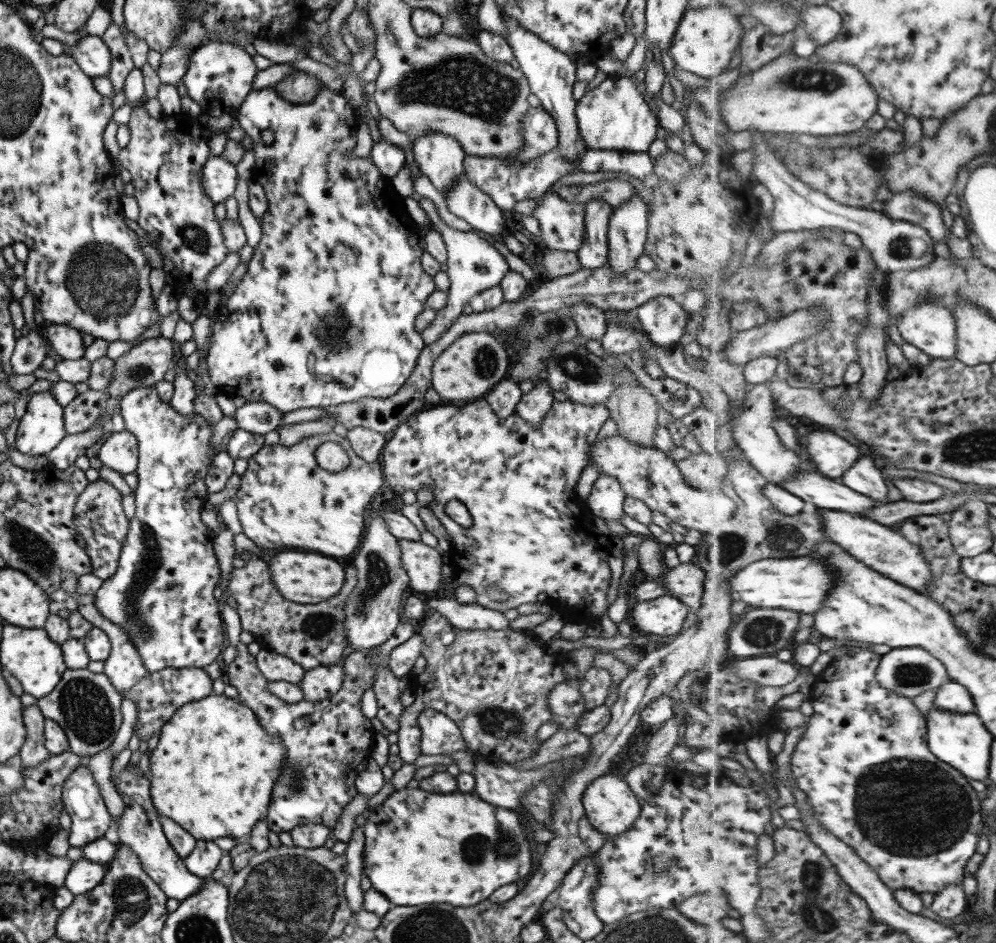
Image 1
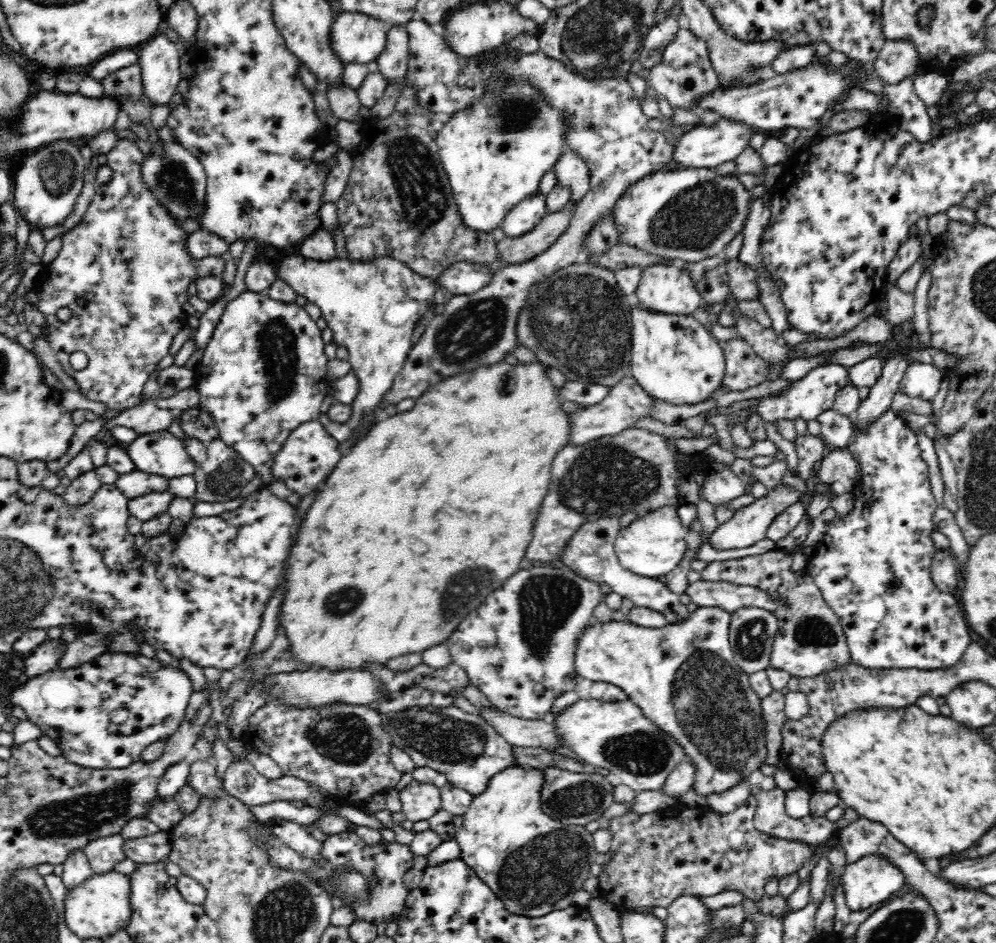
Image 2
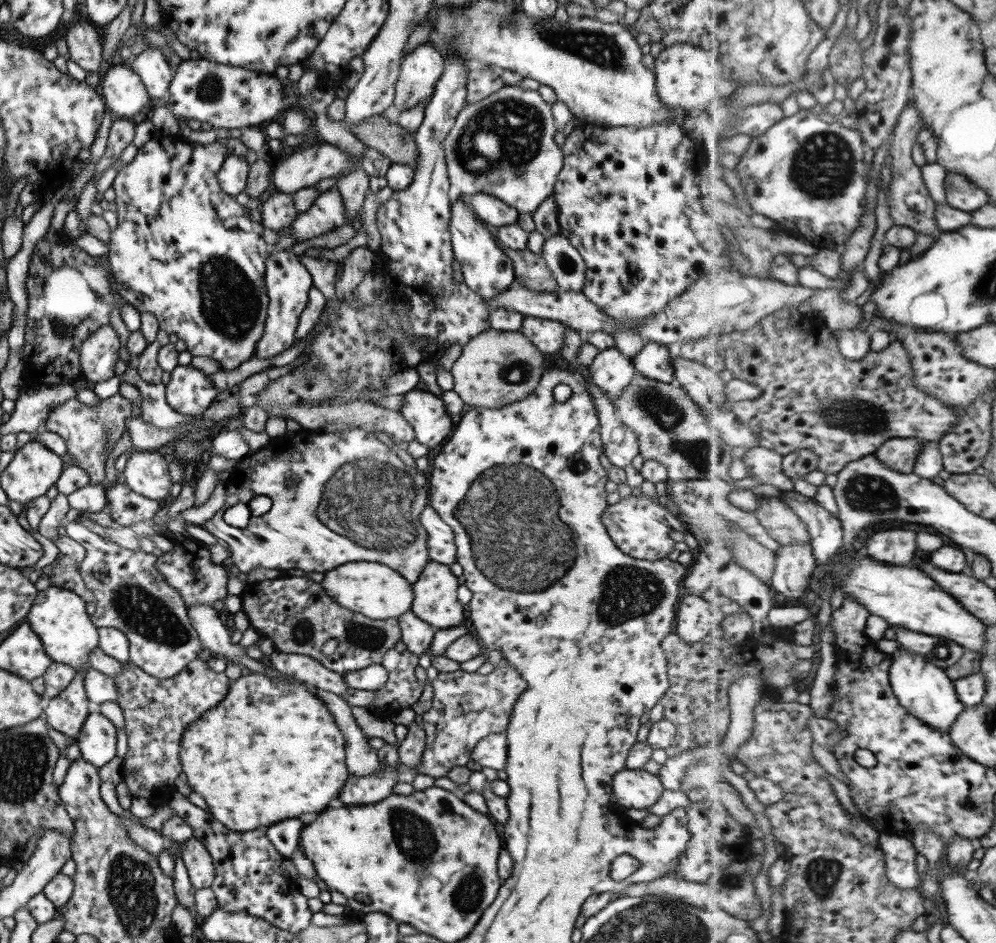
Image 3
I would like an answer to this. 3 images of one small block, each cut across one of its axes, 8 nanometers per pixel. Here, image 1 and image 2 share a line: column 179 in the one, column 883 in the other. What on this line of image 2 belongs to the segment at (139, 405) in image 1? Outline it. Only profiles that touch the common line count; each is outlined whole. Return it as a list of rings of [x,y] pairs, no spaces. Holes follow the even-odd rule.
[[[892,408],[884,412],[878,420],[864,430],[854,430],[854,435],[850,438],[848,450],[854,459],[860,461],[862,467],[862,478],[854,486],[852,493],[854,497],[854,510],[850,514],[839,516],[834,524],[828,526],[828,530],[822,541],[813,546],[815,552],[807,560],[807,570],[814,580],[814,585],[818,587],[822,599],[826,606],[838,617],[841,624],[847,647],[850,653],[850,661],[853,664],[872,669],[882,668],[916,668],[923,671],[938,670],[938,668],[948,668],[958,664],[962,654],[966,652],[967,646],[972,643],[969,625],[966,624],[961,604],[955,594],[940,591],[931,577],[931,566],[936,552],[932,541],[935,526],[933,525],[932,514],[938,506],[930,486],[930,471],[928,463],[922,458],[922,453],[918,444],[918,437],[915,430],[899,417]]]

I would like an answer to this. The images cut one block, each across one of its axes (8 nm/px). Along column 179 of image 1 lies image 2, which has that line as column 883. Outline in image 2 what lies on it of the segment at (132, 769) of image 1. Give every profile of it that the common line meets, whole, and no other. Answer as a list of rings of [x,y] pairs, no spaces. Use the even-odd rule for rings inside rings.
[[[881,856],[847,862],[841,876],[845,904],[856,912],[883,903],[905,883],[905,874]]]

